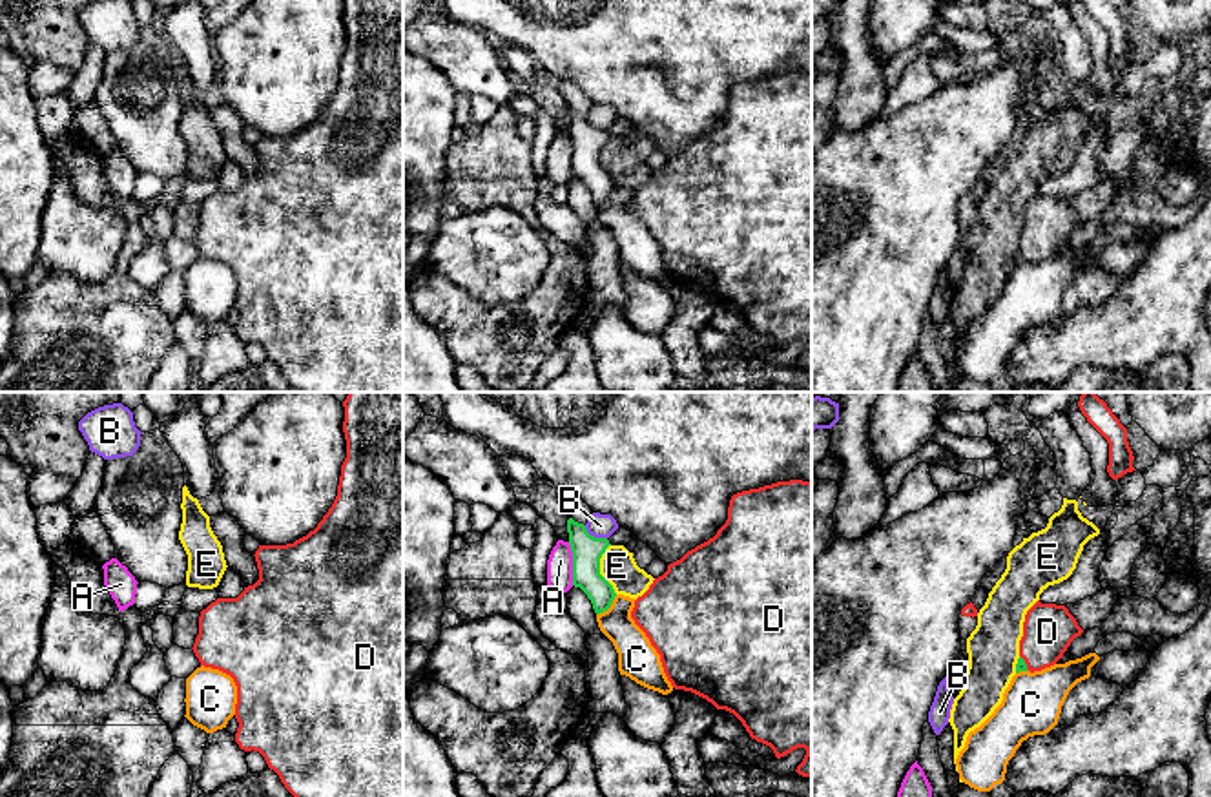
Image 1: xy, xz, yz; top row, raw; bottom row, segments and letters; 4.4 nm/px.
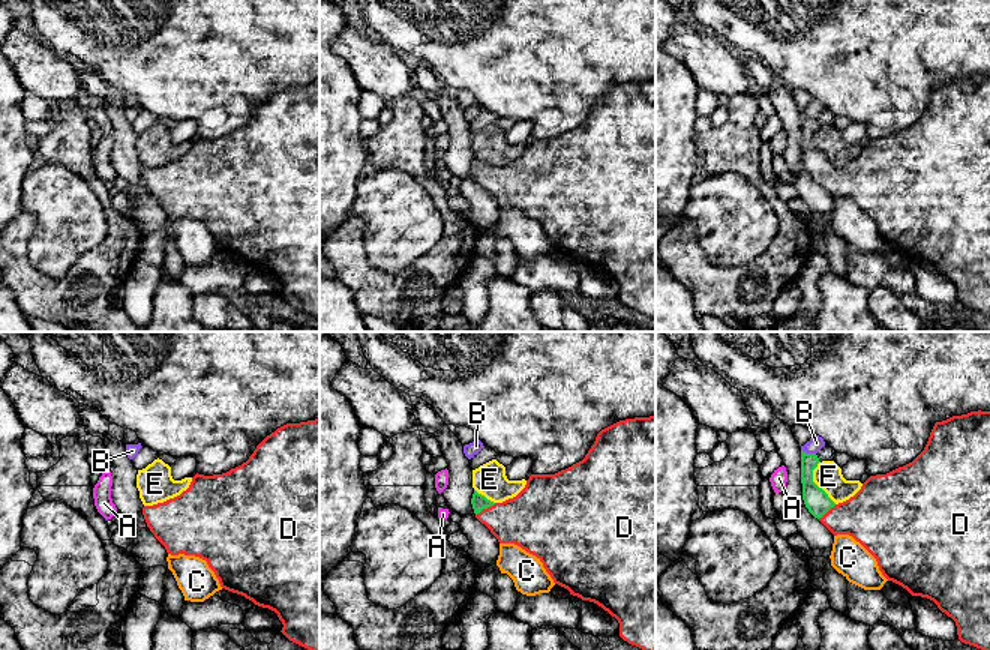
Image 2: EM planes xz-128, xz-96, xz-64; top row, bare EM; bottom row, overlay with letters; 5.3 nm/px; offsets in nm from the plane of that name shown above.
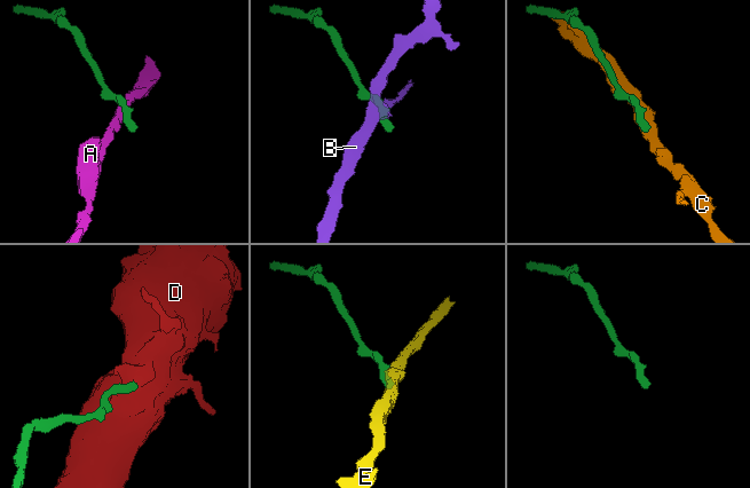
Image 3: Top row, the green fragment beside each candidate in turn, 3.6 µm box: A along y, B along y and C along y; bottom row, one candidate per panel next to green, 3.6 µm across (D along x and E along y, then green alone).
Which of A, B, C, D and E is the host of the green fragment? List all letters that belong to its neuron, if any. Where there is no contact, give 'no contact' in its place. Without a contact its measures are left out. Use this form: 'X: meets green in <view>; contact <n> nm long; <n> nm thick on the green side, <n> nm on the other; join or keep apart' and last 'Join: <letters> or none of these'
A: meets green in xz; contact 190 nm long; 130 nm thick on the green side, 110 nm on the other; keep apart
B: meets green in xz; contact 120 nm long; 130 nm thick on the green side, 110 nm on the other; keep apart
C: meets green in xz; contact 130 nm long; 130 nm thick on the green side, 160 nm on the other; keep apart
D: meets green in yz; contact 80 nm long; 50 nm thick on the green side, 220 nm on the other; join
E: meets green in xz; contact 220 nm long; 130 nm thick on the green side, 160 nm on the other; keep apart
Join: D

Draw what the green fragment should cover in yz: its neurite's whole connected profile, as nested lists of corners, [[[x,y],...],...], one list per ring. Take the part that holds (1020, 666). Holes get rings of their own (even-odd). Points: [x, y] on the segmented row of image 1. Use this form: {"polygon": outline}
{"polygon": [[[1038,600],[1025,615],[1016,673],[1054,666],[1082,633],[1083,629],[1065,606]]]}

